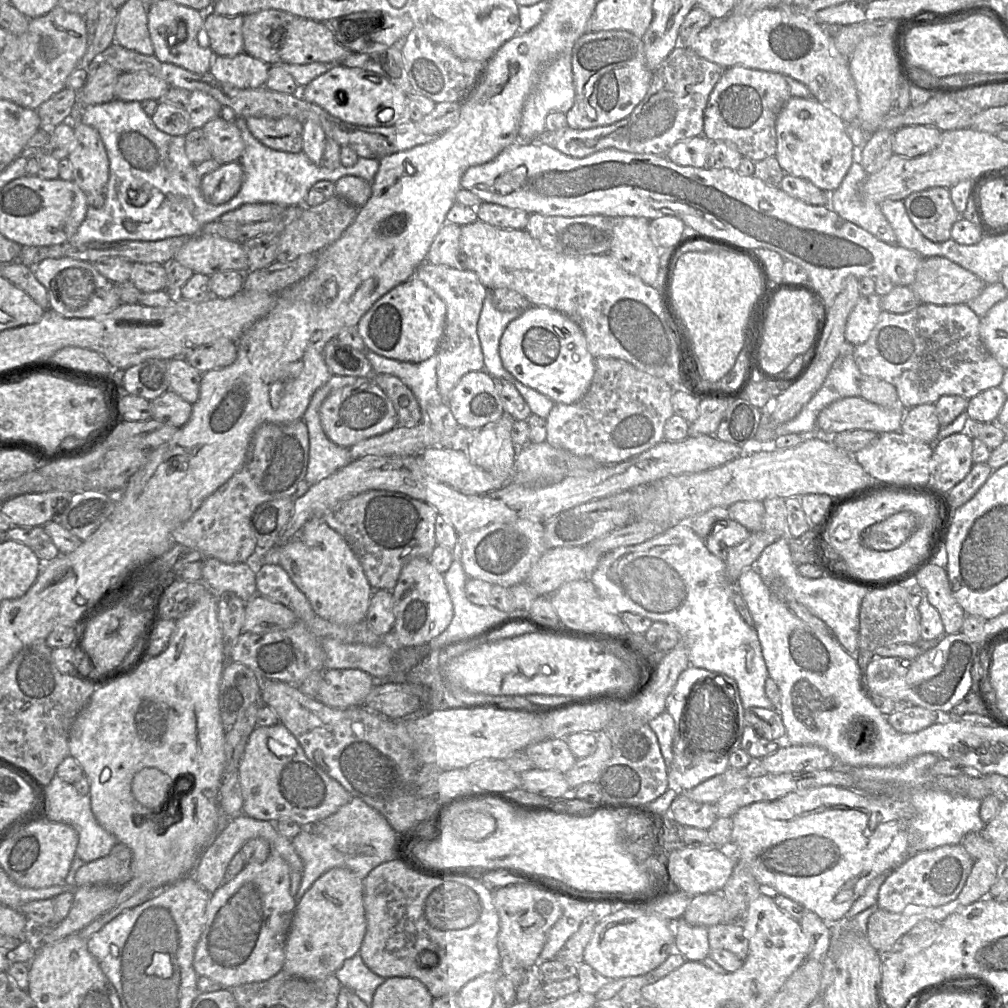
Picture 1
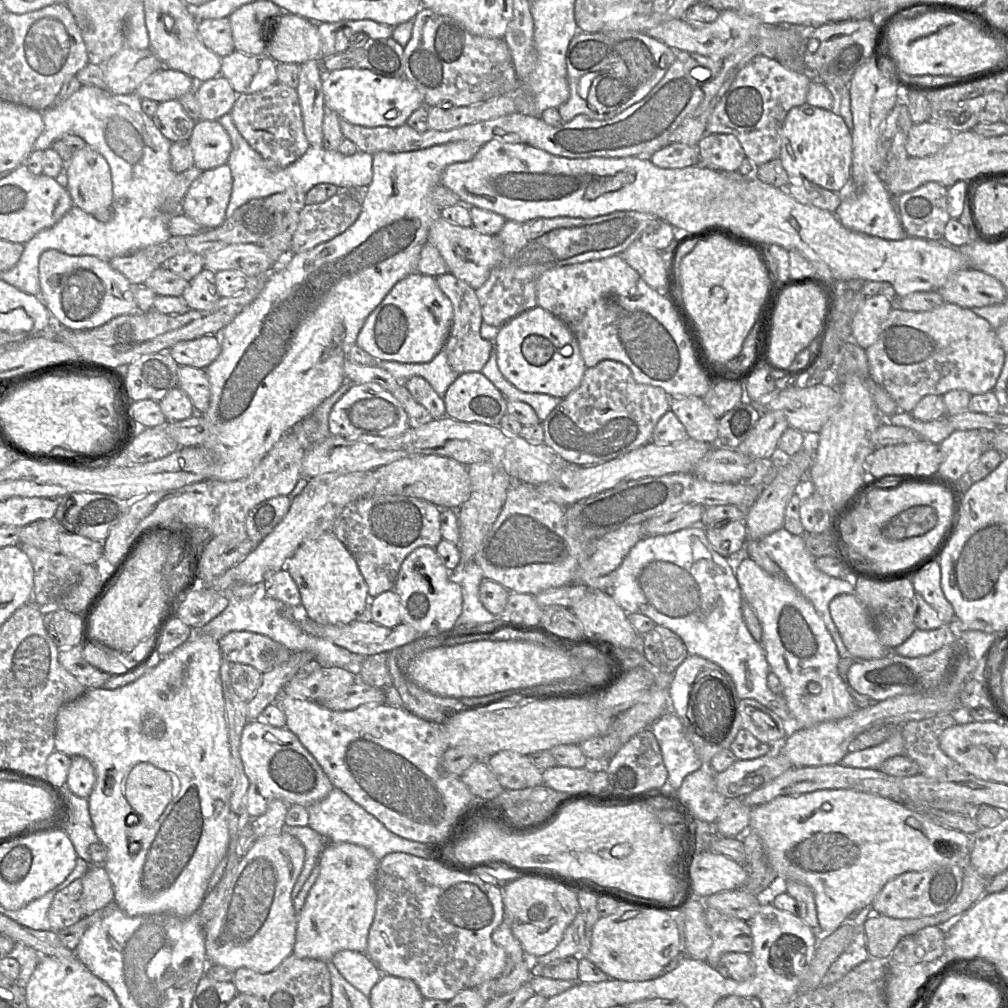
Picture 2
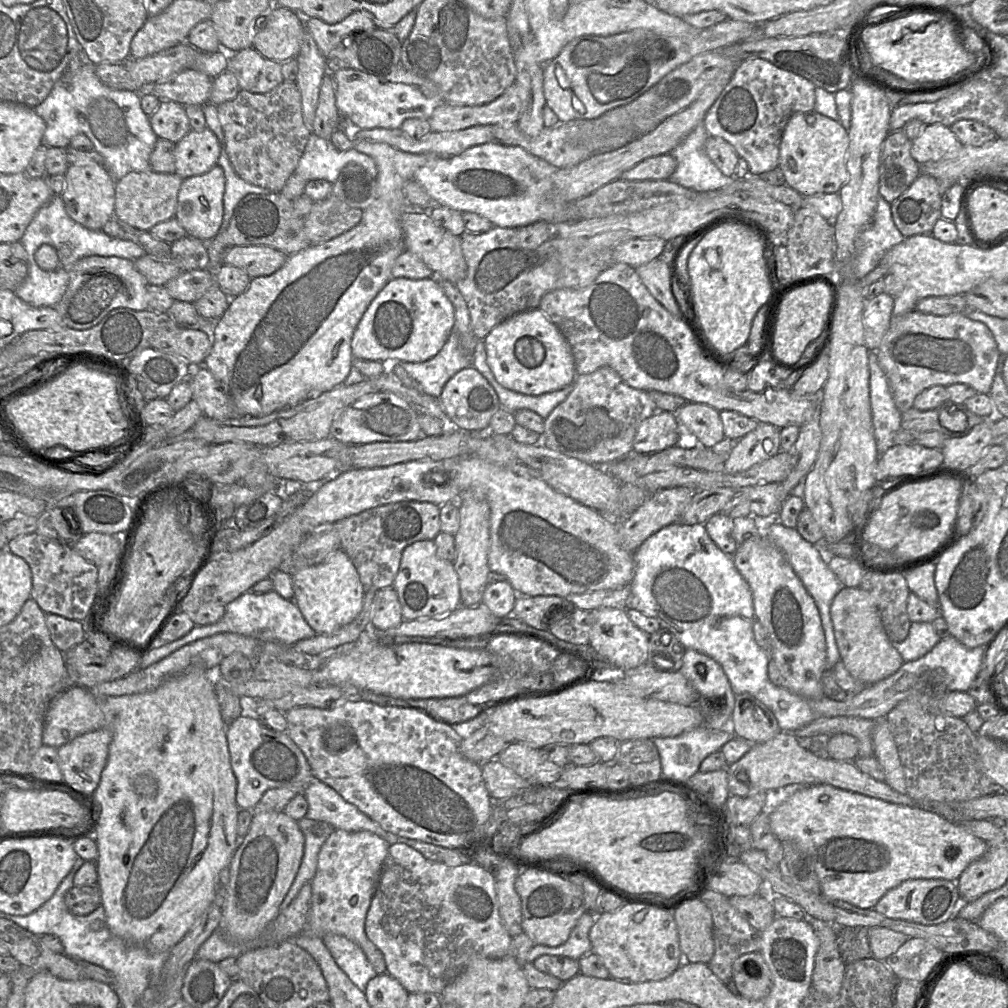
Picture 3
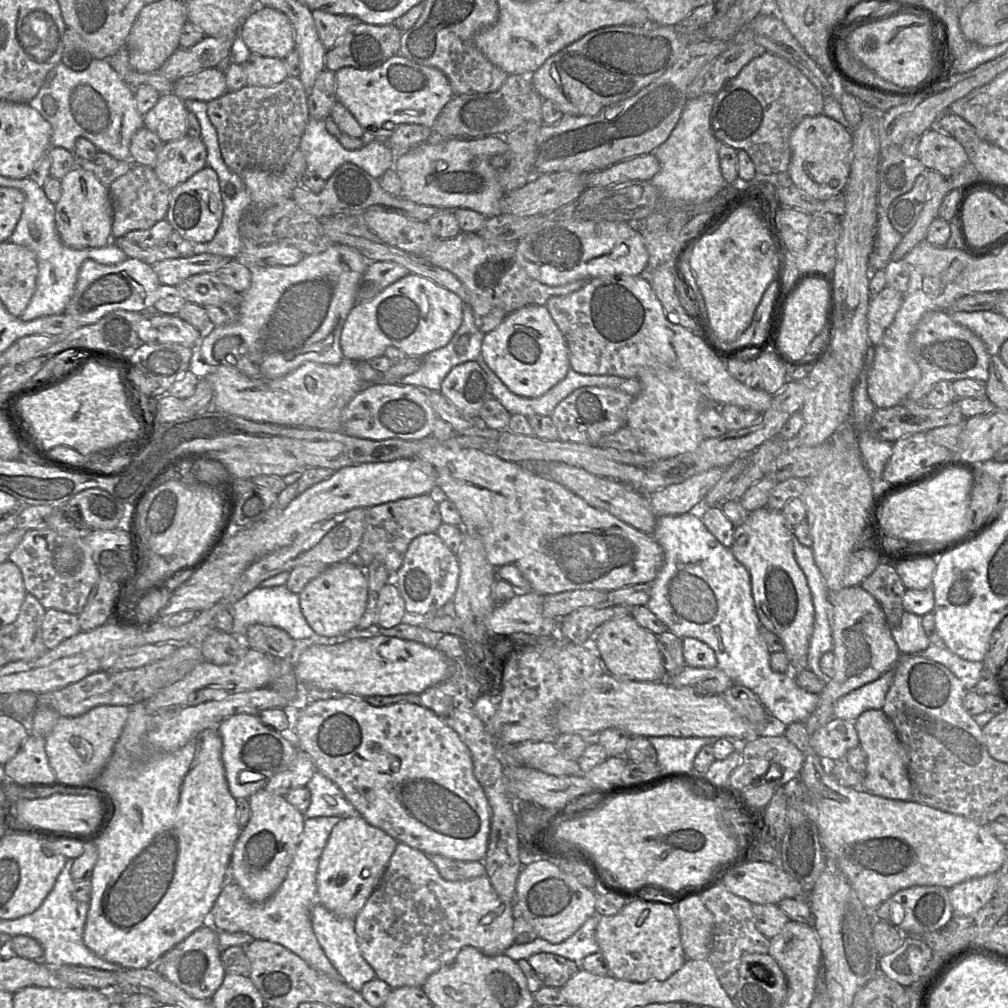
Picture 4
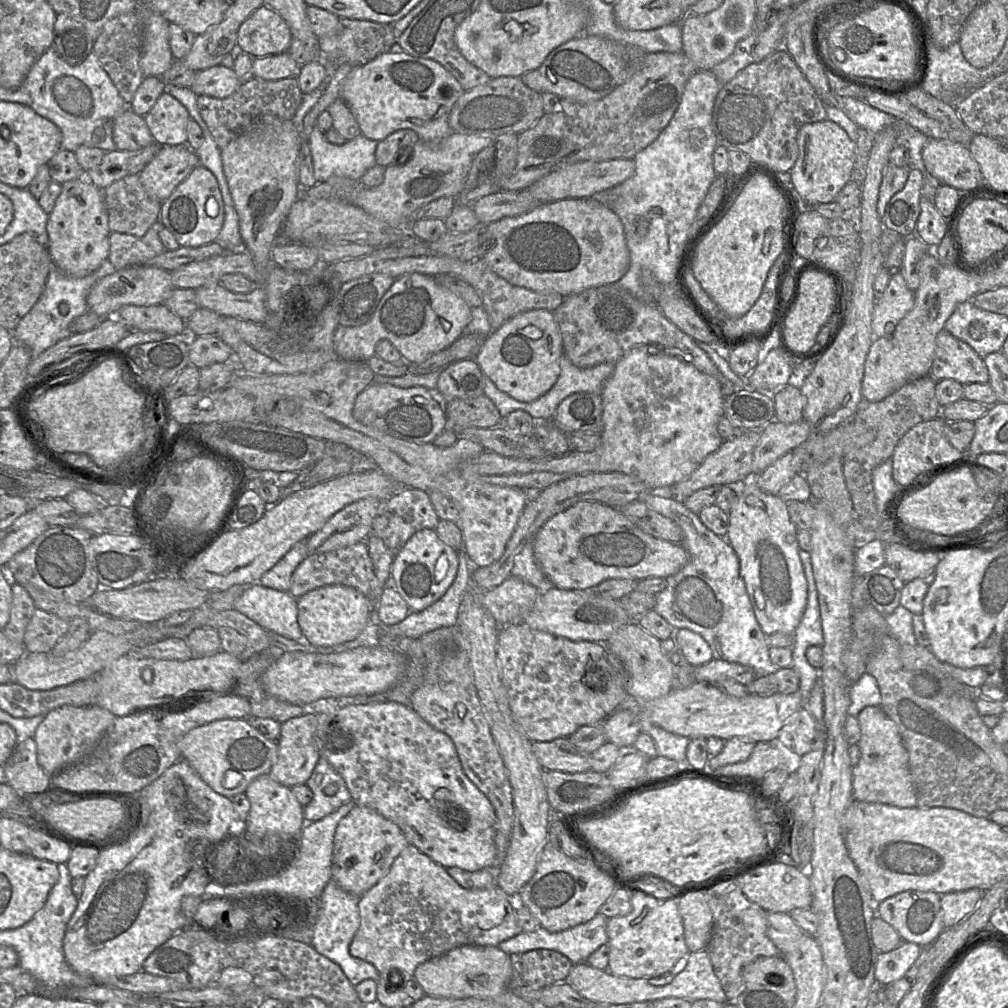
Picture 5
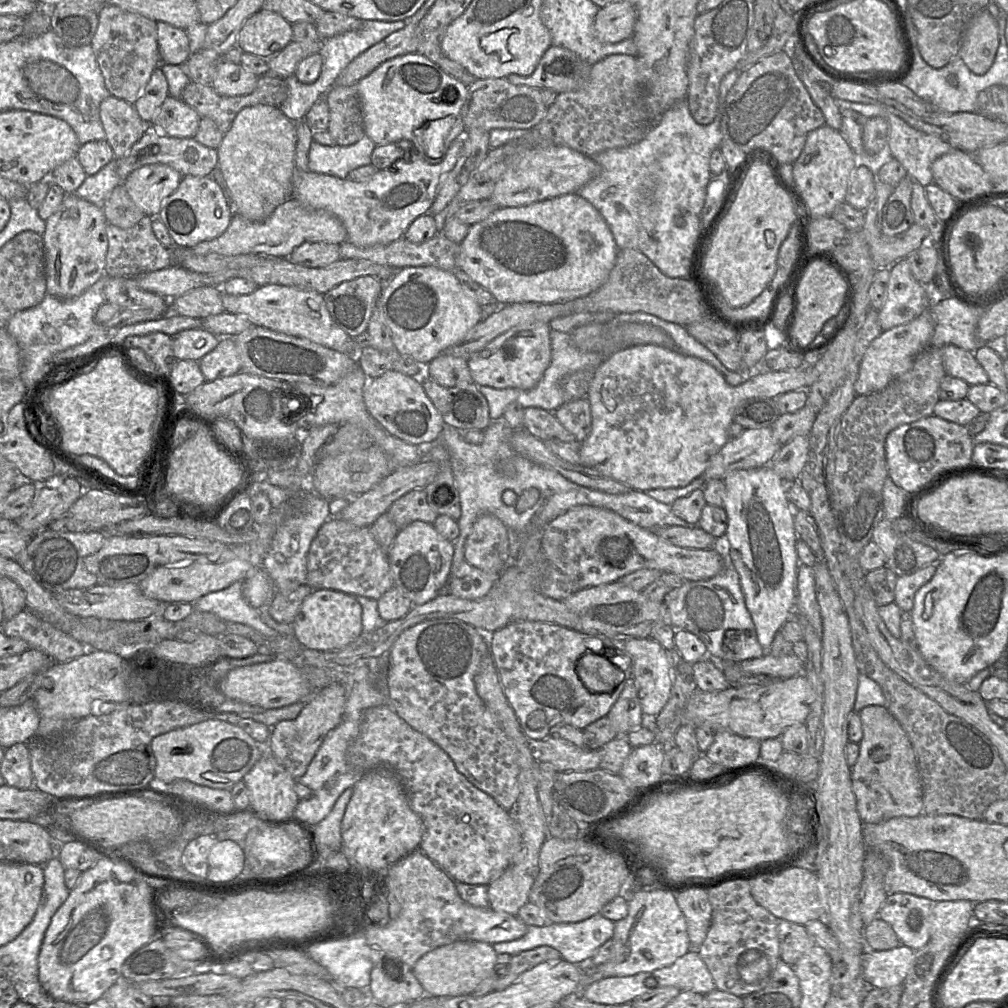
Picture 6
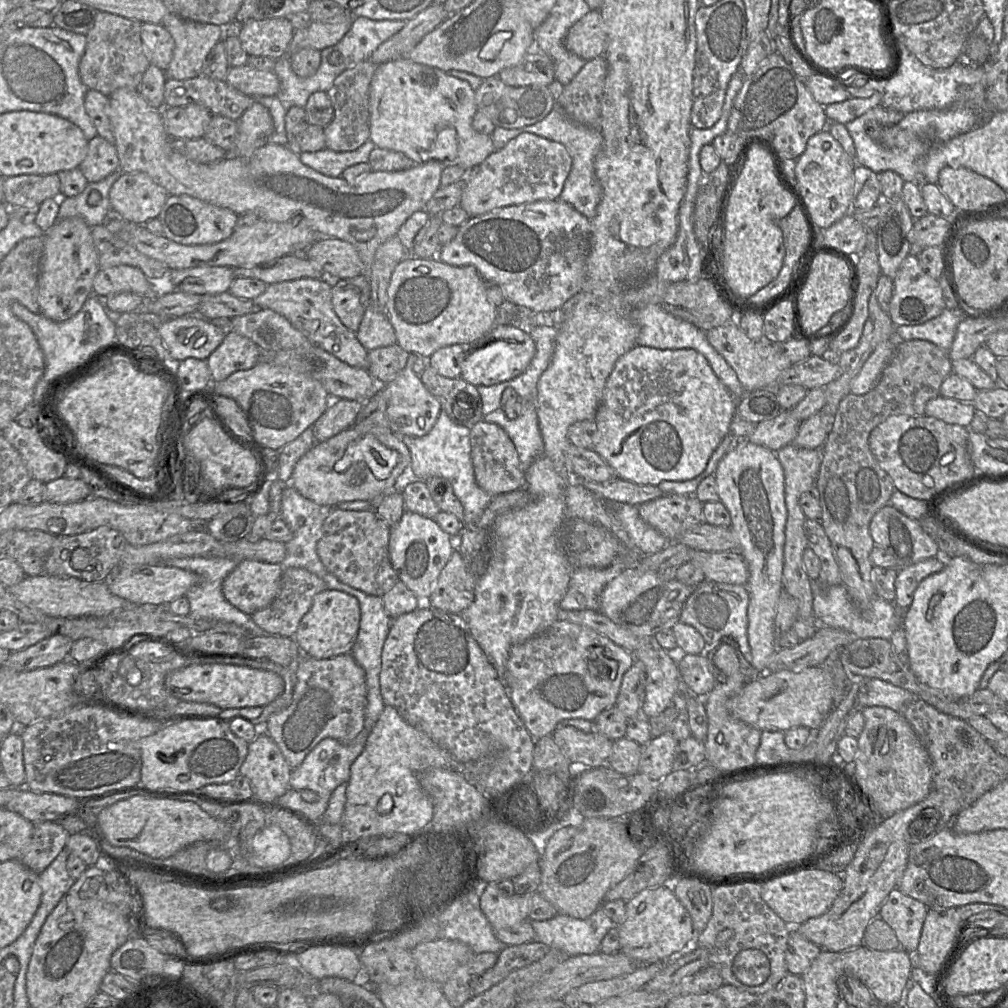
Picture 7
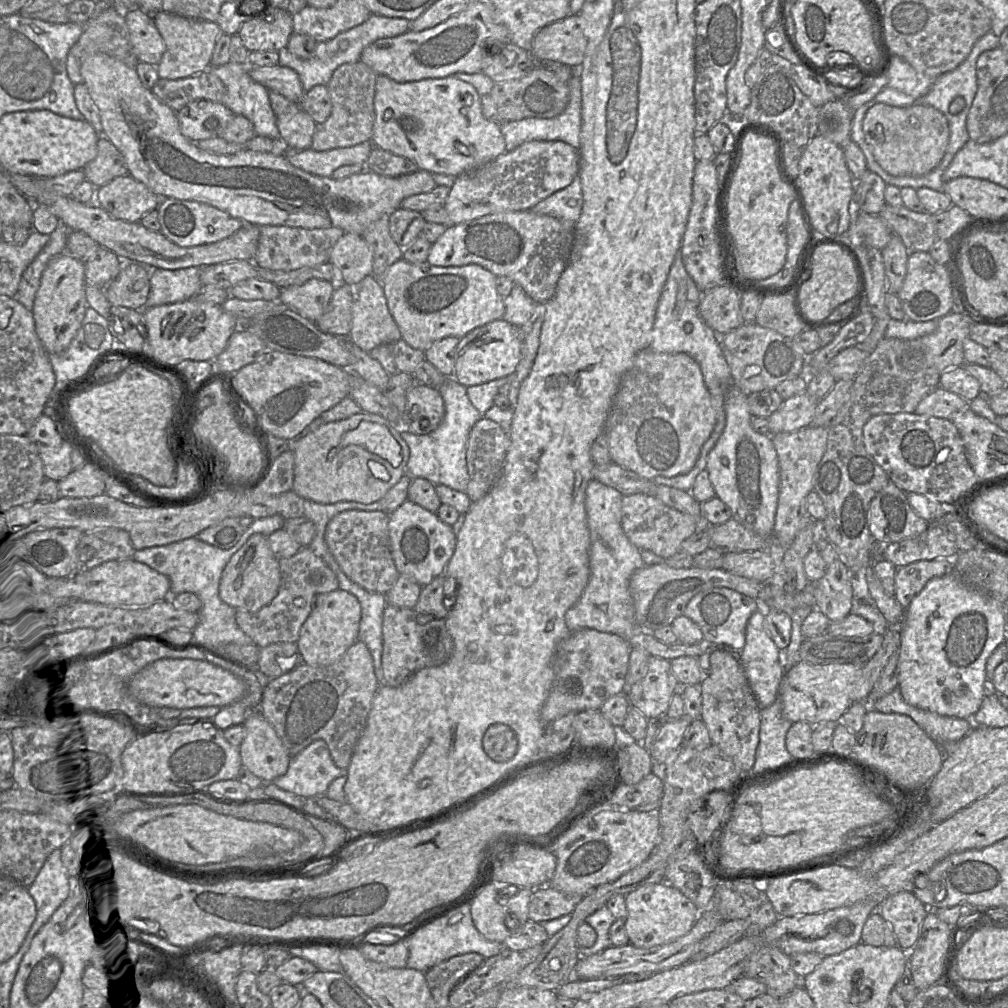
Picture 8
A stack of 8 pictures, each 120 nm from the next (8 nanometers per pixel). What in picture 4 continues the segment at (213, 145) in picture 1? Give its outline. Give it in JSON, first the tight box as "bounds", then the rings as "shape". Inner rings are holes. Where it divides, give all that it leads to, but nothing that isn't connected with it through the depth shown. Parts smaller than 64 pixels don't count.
{"bounds":[153,135,207,189],"shape":[[[185,135],[163,144],[153,170],[173,189],[206,166],[207,149],[201,138]]]}

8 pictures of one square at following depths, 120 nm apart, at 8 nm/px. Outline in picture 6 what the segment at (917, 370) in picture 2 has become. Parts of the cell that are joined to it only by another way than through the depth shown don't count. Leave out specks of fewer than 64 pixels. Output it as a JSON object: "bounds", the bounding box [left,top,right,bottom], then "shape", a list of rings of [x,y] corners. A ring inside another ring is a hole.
{"bounds":[942,344,990,385],"shape":[[[949,344],[942,347],[942,359],[947,375],[960,378],[969,385],[990,383],[974,352]]]}

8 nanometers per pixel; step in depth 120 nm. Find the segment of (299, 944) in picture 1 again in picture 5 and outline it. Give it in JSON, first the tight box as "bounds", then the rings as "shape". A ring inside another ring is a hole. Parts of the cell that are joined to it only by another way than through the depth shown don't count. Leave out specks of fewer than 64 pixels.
{"bounds":[331,805,408,897],"shape":[[[355,805],[340,820],[335,830],[331,879],[343,890],[360,897],[387,874],[394,860],[408,845],[407,839],[396,824],[371,808]]]}

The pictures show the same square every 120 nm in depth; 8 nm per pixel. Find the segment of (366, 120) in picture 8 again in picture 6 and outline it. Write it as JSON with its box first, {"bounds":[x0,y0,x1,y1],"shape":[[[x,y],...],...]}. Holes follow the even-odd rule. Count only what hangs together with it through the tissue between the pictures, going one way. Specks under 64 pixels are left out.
{"bounds":[325,85,364,146],"shape":[[[334,85],[325,95],[330,112],[327,131],[336,145],[349,146],[364,135],[363,112],[357,85]]]}

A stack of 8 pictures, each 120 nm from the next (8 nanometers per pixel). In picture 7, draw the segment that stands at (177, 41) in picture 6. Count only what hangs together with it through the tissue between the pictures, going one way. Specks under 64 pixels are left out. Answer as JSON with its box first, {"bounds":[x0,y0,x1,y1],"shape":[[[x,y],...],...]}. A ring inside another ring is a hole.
{"bounds":[141,23,175,71],"shape":[[[142,23],[141,39],[151,64],[166,71],[175,47],[169,31],[162,24]]]}

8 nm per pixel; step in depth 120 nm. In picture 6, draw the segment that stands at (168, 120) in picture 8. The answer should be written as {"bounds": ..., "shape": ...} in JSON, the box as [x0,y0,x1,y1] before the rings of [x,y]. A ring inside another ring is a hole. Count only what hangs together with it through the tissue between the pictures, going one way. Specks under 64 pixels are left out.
{"bounds":[292,135,464,246],"shape":[[[464,135],[456,138],[449,146],[444,158],[439,163],[430,163],[423,156],[405,162],[396,161],[390,168],[377,171],[373,176],[364,180],[350,180],[336,176],[316,173],[313,171],[300,171],[296,169],[292,179],[292,196],[312,209],[323,209],[337,216],[347,231],[347,242],[356,246],[371,246],[388,244],[403,237],[409,225],[419,216],[429,213],[434,202],[438,185],[448,172],[450,172],[463,149]]]}

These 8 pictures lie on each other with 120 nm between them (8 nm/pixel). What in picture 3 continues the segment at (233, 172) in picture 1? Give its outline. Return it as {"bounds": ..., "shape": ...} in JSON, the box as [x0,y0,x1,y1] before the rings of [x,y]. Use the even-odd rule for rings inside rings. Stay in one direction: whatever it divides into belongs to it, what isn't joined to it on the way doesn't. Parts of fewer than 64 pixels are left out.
{"bounds":[175,165,225,242],"shape":[[[216,165],[205,174],[184,179],[178,193],[175,217],[188,236],[210,242],[219,232],[223,220],[225,192],[224,170]]]}

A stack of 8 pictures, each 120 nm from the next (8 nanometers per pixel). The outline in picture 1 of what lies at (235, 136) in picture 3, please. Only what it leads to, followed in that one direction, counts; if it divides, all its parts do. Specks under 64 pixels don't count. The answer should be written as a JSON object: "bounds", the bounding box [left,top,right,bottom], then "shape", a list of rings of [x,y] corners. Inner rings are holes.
{"bounds":[246,117,303,153],"shape":[[[246,117],[247,128],[265,146],[283,152],[298,153],[303,148],[303,127],[296,118]]]}

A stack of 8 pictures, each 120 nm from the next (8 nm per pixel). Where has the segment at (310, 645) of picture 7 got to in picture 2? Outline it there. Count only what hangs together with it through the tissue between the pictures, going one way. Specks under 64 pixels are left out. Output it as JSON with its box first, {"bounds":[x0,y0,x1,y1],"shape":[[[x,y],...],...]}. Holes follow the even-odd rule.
{"bounds":[285,530,370,624],"shape":[[[332,530],[302,544],[285,561],[285,569],[296,582],[302,611],[321,624],[344,624],[356,620],[370,600],[368,587],[357,562]]]}

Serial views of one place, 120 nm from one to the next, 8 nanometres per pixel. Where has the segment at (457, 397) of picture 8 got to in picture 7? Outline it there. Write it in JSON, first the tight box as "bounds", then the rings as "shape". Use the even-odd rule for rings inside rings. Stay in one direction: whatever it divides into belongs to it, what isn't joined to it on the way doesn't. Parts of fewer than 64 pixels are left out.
{"bounds":[398,402,544,526],"shape":[[[522,402],[522,414],[514,420],[509,419],[502,408],[484,416],[483,420],[488,423],[495,423],[500,426],[509,436],[518,452],[521,467],[525,471],[536,459],[544,453],[544,443],[540,433],[535,404],[531,402]],[[441,410],[431,431],[422,437],[398,435],[411,454],[411,471],[418,480],[437,476],[447,479],[464,508],[463,526],[472,525],[483,513],[493,496],[476,483],[471,459],[470,428],[452,422]]]}

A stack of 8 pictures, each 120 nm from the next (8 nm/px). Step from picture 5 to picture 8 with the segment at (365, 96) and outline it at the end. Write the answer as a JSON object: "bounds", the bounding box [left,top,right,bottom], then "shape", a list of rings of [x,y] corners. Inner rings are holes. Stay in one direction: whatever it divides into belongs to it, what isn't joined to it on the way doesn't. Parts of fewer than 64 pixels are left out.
{"bounds":[374,75,506,177],"shape":[[[378,75],[374,108],[374,147],[414,161],[419,170],[458,177],[506,152],[501,123],[486,119],[477,90],[453,75],[406,83]]]}

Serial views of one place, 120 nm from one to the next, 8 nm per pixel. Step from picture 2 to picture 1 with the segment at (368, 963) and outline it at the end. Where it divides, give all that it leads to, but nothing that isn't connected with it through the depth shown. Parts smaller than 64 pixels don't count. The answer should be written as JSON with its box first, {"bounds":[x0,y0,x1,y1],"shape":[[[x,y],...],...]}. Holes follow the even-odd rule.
{"bounds":[334,953,386,1007],"shape":[[[359,953],[344,961],[334,975],[342,986],[351,989],[369,1007],[375,990],[386,978],[374,973],[364,962]]]}

